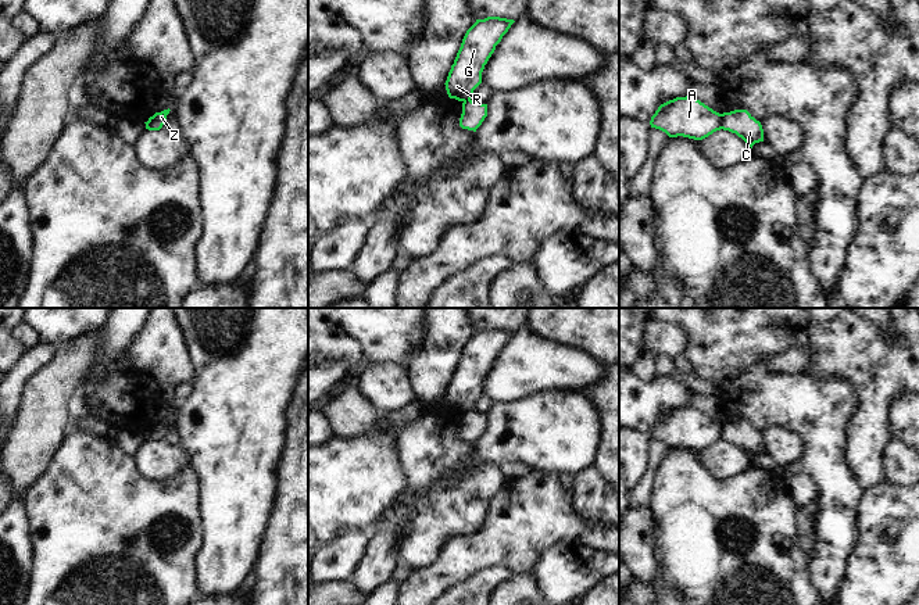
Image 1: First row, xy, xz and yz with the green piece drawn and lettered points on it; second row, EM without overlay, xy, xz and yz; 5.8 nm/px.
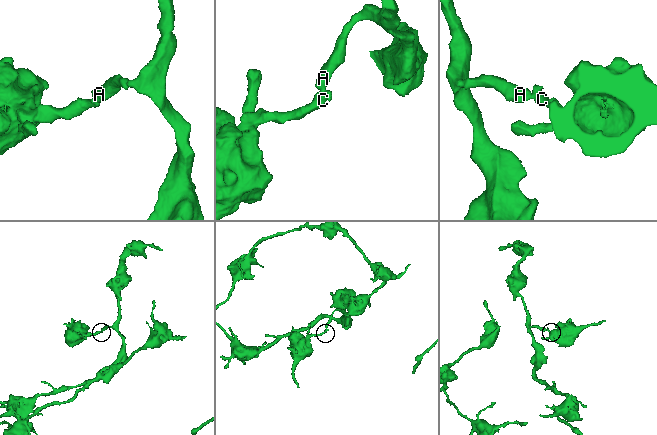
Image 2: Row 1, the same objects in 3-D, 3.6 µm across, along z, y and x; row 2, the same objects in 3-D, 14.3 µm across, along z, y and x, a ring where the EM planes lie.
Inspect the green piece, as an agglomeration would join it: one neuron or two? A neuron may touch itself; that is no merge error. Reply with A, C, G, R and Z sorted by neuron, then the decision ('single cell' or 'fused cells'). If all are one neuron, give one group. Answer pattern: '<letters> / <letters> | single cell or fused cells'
A G R / C Z | fused cells

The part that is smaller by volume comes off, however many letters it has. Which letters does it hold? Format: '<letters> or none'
C, Z

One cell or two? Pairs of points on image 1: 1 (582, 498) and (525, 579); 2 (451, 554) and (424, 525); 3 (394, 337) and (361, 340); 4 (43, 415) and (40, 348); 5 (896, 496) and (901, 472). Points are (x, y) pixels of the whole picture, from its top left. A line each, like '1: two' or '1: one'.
1: two
2: two
3: one
4: two
5: two

